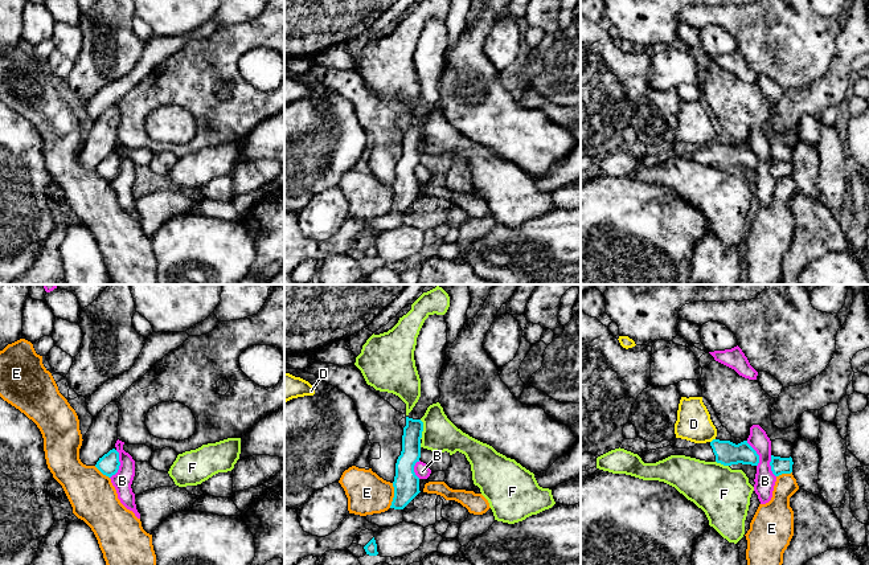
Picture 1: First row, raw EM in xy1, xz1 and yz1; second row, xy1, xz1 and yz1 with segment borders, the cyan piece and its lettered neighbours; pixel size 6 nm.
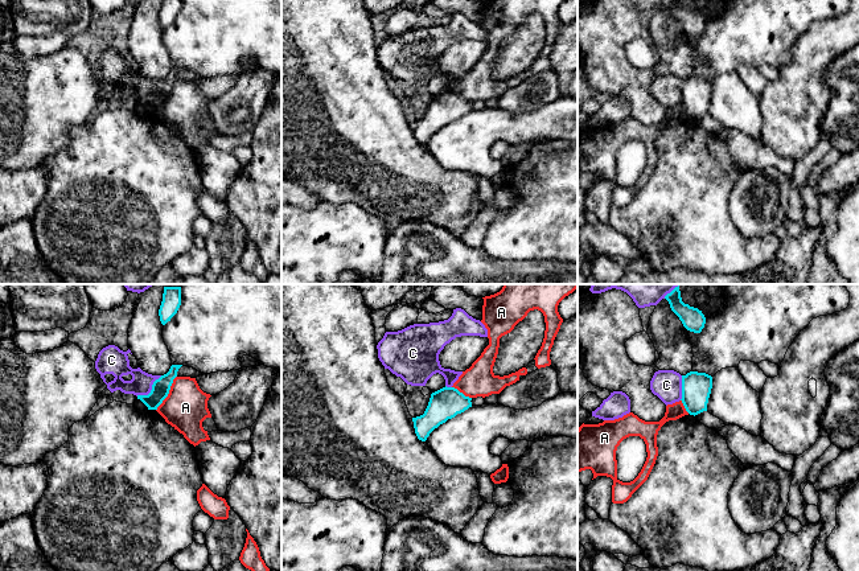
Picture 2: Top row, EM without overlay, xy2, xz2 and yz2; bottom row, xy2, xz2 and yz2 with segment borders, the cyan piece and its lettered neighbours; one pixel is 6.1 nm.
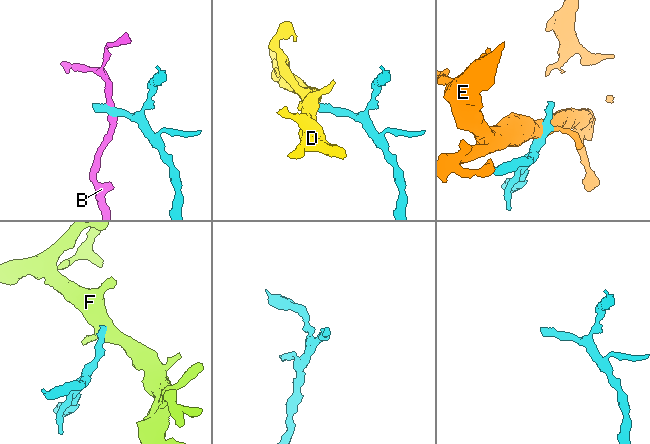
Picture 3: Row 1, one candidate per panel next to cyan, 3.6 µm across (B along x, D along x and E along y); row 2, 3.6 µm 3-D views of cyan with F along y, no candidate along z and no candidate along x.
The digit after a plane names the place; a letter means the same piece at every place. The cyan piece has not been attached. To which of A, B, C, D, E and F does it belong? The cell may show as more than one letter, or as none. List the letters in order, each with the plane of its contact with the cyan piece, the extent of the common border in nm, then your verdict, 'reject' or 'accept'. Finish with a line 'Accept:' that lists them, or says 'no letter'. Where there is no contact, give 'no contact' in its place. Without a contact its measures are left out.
A: xy2 | 240 nm | reject
B: xy1 | 180 nm | reject
C: xy2 | 200 nm | reject
D: yz1 | 40 nm | reject
E: xz1 | 150 nm | reject
F: xz1 | 120 nm | reject
Accept: no letter

